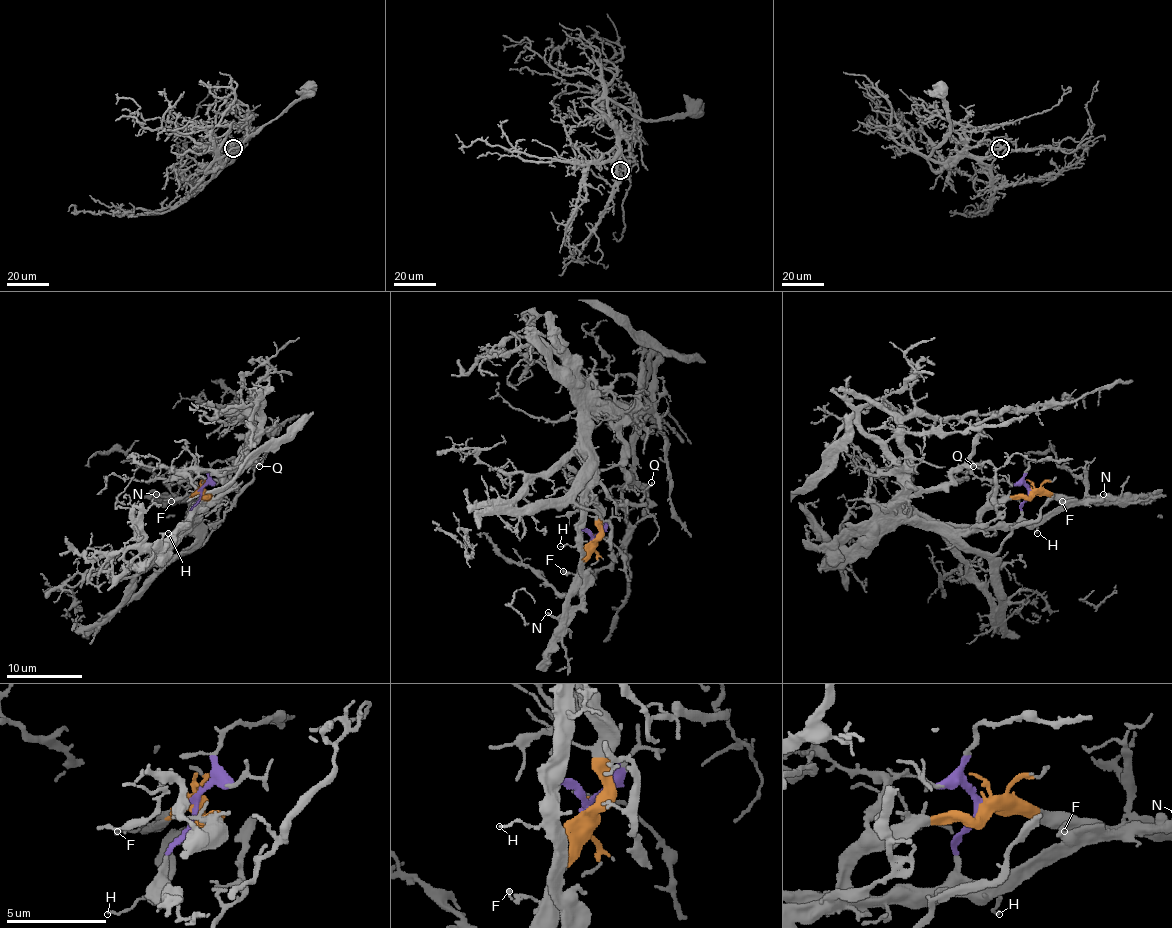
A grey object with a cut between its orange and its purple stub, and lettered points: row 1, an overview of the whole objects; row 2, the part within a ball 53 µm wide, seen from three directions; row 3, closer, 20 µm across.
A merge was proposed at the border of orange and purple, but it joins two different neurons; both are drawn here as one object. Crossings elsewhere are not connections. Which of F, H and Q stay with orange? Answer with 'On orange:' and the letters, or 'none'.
On orange: F, Q

